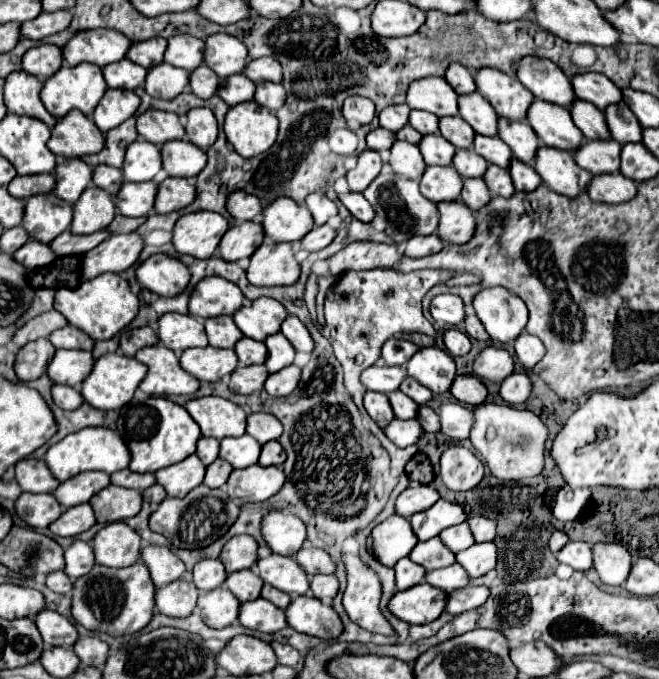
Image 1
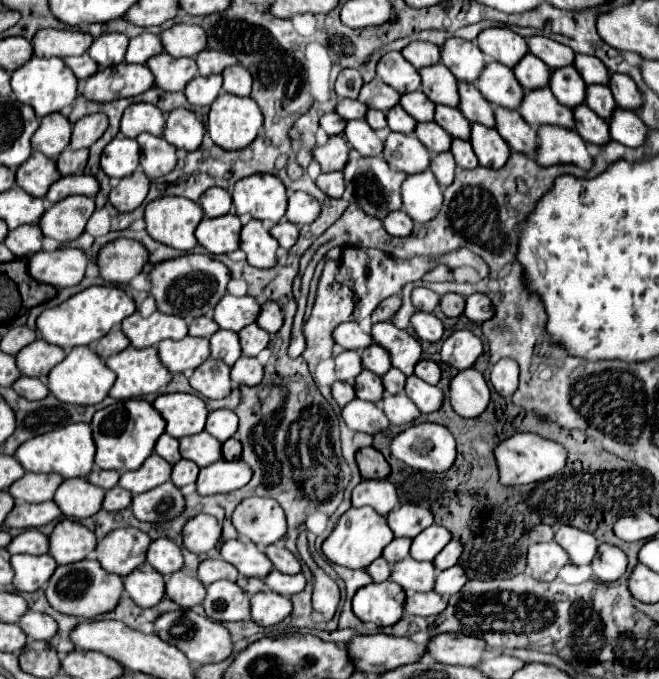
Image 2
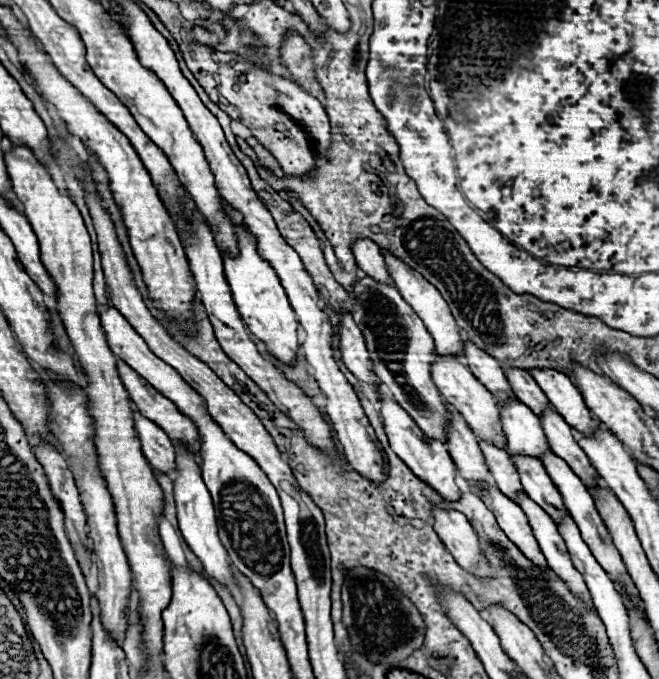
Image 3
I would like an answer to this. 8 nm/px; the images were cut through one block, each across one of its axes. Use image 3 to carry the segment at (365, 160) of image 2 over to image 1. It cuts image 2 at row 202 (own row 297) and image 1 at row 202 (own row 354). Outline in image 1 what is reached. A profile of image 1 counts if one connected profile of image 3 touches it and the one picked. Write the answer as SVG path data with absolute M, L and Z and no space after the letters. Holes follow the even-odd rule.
M380 174L362 194L374 206L376 214L386 220L386 236L390 236L396 244L410 240L410 236L430 236L438 228L438 208L432 200L426 200L420 194L416 180L402 180L394 174Z

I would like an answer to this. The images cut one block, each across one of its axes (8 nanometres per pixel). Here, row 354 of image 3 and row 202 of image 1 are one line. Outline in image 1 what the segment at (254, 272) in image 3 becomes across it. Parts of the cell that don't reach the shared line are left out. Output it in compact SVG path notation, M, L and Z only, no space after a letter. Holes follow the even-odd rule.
M286 196L264 208L264 234L270 242L300 242L314 228L310 210Z

